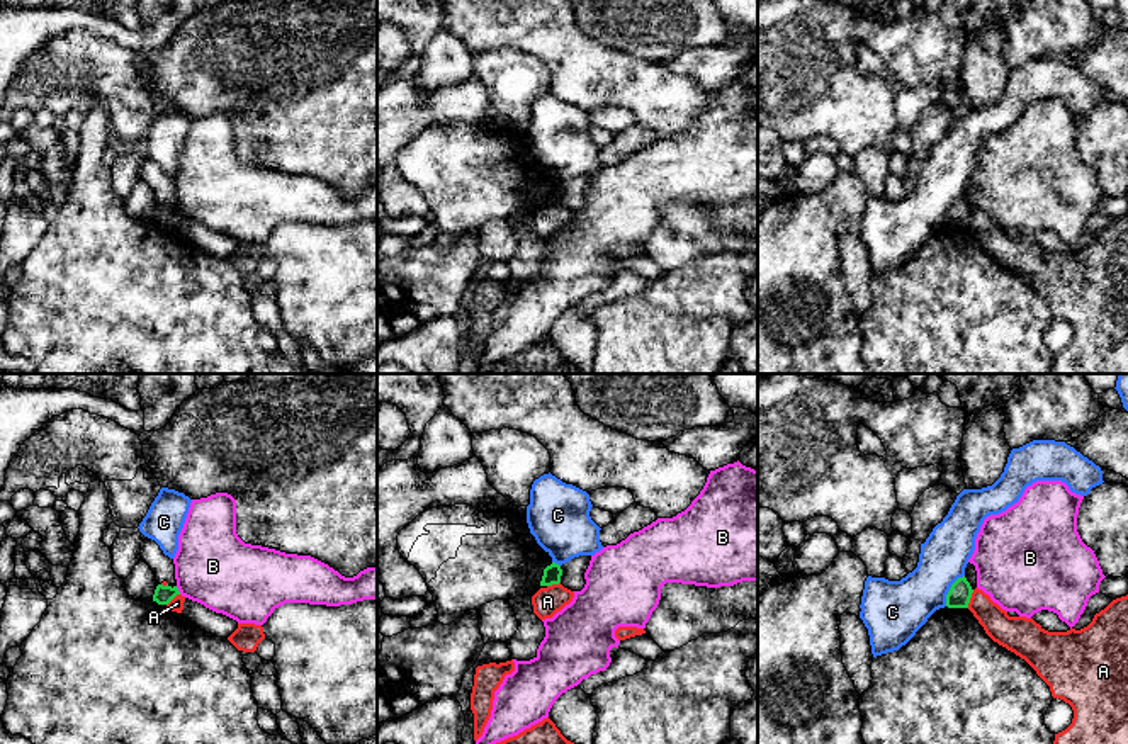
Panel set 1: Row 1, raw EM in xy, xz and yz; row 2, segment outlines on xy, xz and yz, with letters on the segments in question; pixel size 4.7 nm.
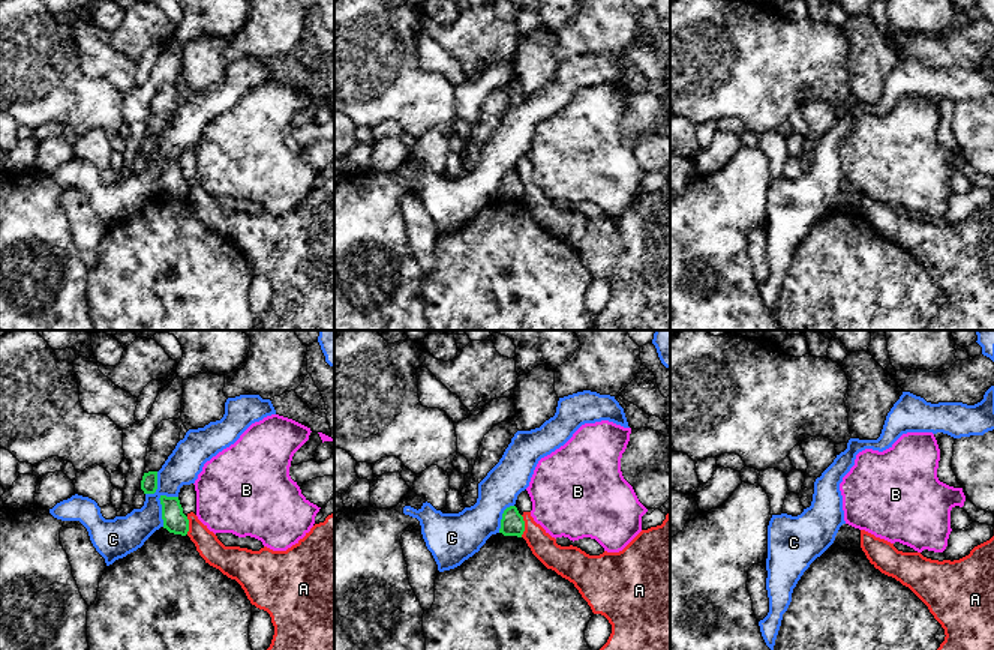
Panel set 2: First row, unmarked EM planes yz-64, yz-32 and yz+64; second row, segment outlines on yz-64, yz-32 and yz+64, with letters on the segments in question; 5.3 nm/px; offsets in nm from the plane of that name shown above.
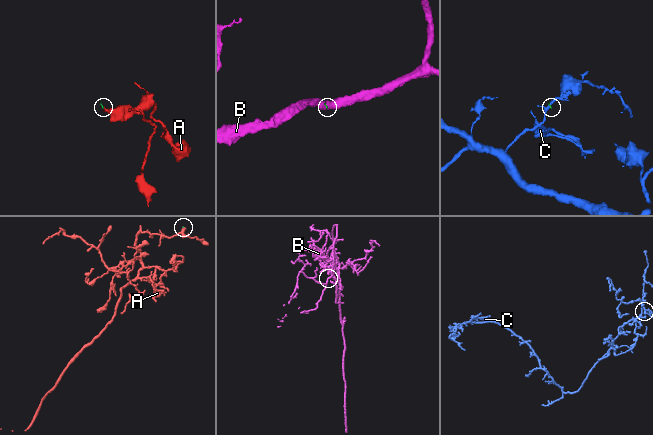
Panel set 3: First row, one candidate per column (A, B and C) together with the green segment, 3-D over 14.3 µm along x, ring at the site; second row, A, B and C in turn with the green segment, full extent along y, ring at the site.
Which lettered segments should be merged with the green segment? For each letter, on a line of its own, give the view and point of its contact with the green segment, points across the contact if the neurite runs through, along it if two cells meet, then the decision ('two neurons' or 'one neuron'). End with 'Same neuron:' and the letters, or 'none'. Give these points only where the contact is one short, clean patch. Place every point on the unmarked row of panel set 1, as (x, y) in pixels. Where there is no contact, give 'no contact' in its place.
A: yz (970, 216) | along yz (974, 209), (967, 226) | two neurons
B: xy (177, 209) | along xy (175, 206), (180, 213) | two neurons
C: yz (950, 209) | along yz (964, 194), (952, 204), (945, 225) | two neurons
Same neuron: none

